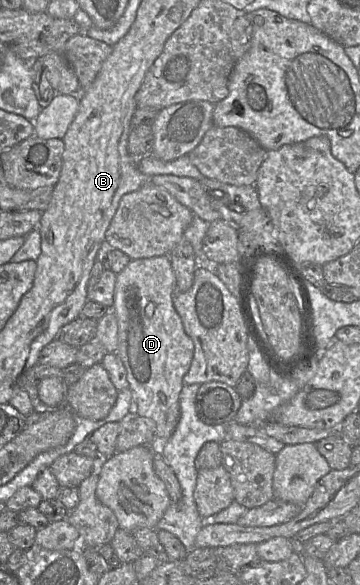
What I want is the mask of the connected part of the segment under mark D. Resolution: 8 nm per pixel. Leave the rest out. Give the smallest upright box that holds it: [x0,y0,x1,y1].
[111,256,194,443]

